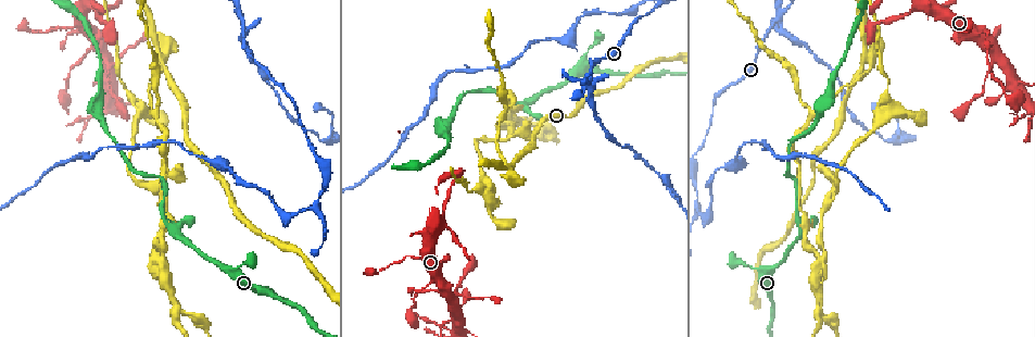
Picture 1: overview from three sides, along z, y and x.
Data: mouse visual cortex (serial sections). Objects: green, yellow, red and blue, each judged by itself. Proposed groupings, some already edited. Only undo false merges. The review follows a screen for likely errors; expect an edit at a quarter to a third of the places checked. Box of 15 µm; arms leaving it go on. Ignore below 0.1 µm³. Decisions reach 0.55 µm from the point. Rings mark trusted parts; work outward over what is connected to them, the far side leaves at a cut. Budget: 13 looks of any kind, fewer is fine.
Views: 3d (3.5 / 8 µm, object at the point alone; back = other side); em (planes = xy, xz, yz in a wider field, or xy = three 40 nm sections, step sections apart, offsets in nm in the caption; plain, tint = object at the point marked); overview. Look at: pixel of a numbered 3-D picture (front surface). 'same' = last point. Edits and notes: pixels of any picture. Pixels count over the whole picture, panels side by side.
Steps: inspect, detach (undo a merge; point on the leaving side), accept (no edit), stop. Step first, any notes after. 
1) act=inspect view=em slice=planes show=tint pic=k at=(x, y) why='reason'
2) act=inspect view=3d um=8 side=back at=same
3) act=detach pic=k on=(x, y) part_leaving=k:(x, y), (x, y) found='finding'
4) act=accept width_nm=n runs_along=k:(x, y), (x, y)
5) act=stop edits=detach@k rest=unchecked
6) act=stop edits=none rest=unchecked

act=inspect view=3d um=3.5 pic=1 at=(165, 57)

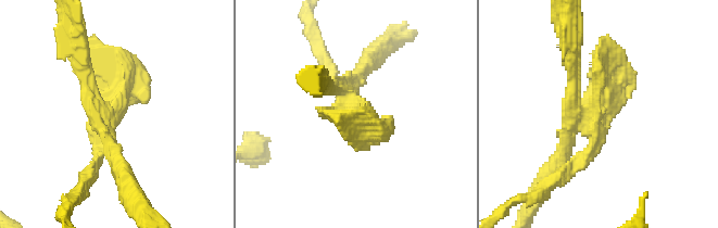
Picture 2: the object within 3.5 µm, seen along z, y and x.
act=inspect view=em slice=xy step=1 show=tint pic=2 at=(350, 101) arms=4 arm_widths_nm=100,200,250,450 why='need the tissue'

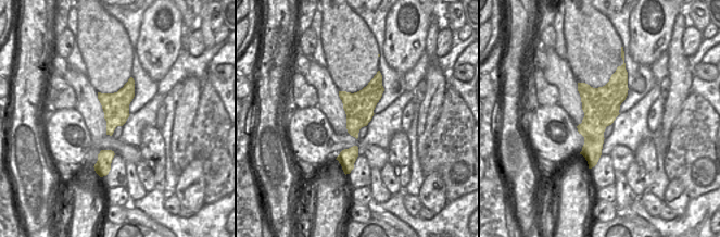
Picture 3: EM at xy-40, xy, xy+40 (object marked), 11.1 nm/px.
act=detach pic=2 on=(138, 93) found='a second cell is stuck on'

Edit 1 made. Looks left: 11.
act=inspect view=3d um=3.5 pic=1 at=(438, 126) why='sharp bend'

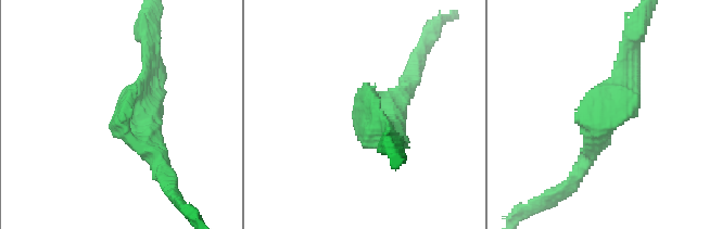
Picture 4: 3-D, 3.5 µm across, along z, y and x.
act=inspect view=em slice=xy step=1 show=tint pic=4 at=(364, 117) why='now the EM'

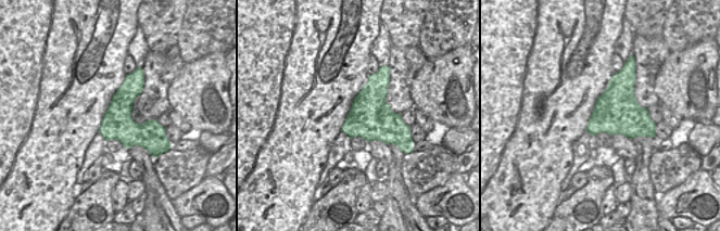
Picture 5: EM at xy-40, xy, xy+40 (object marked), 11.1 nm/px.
act=accept width_nm=500 runs_along=4:(579, 172), (612, 118), (625, 58) found='one cell here'

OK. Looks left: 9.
act=inspect view=3d um=3.5 pic=1 at=(242, 20) why='arms run side by side'

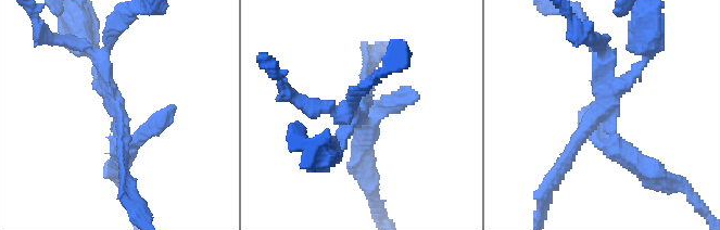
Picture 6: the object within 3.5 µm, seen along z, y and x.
act=inspect view=em slice=xy step=2 show=tint pic=6 at=(602, 113) why='need the tissue'

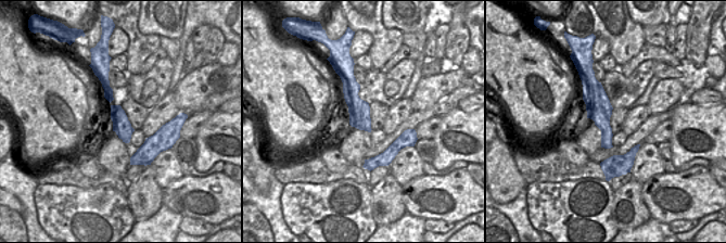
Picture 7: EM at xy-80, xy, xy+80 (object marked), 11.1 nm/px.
act=detach pic=6 on=(371, 140) part_leaving=6:(602, 114), (618, 148), (668, 184) found='a second cell is stuck on'

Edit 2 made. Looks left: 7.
act=inspect view=overview

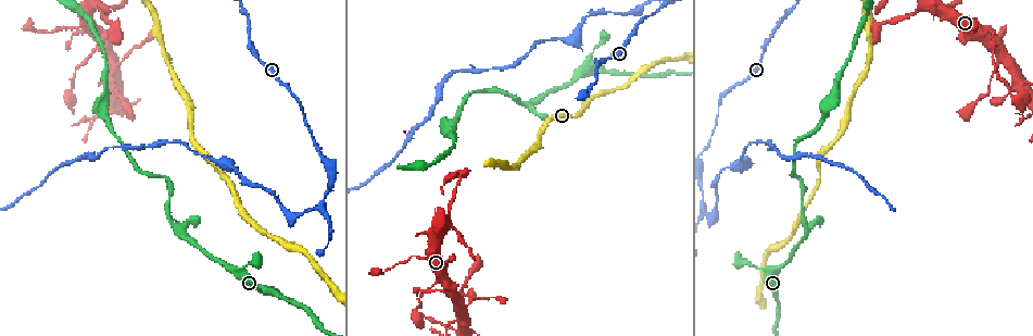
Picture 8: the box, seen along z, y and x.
act=inspect view=3d um=3.5 pic=8 at=(96, 47) why='three-way junction'

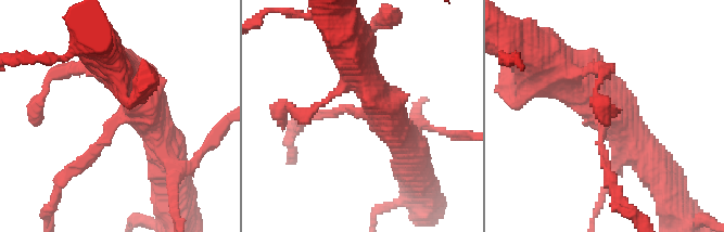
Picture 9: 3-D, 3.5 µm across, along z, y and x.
act=inspect view=em slice=xy step=2 show=tint pic=9 at=(122, 115) arms=3 arm_widths_nm=150,500,500

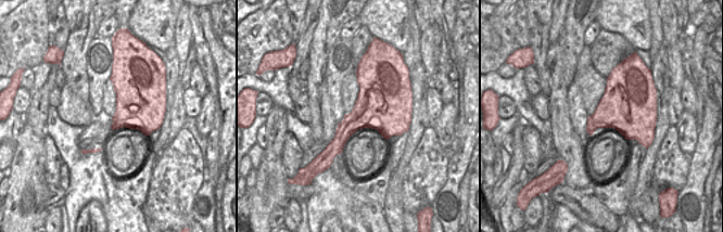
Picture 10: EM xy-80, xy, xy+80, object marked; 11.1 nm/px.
act=accept width_nm=500 runs_along=9:(558, 65), (613, 112), (649, 158) found='one cell here'

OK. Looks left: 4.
act=inspect view=3d um=3.5 pic=8 at=(707, 218) why='abrupt turn'

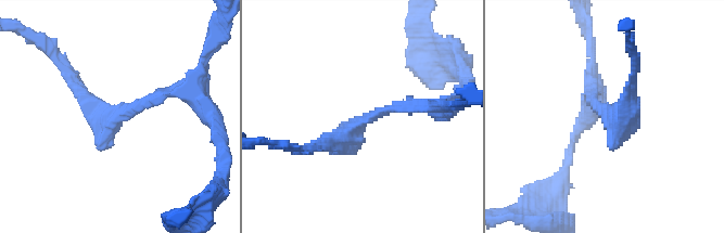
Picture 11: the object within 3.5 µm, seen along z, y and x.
act=inspect view=em slice=xy step=5 show=tint pic=11 at=(614, 123) arm_widths_nm=150,150

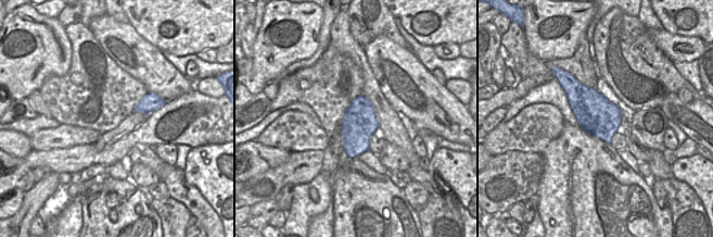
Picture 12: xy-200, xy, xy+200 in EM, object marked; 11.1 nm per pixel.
act=accept width_nm=380 runs_along=11:(413, 103), (308, 147) found='all the same cell'

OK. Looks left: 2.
act=stop edits=detach@2,detach@6 rest=unchecked

